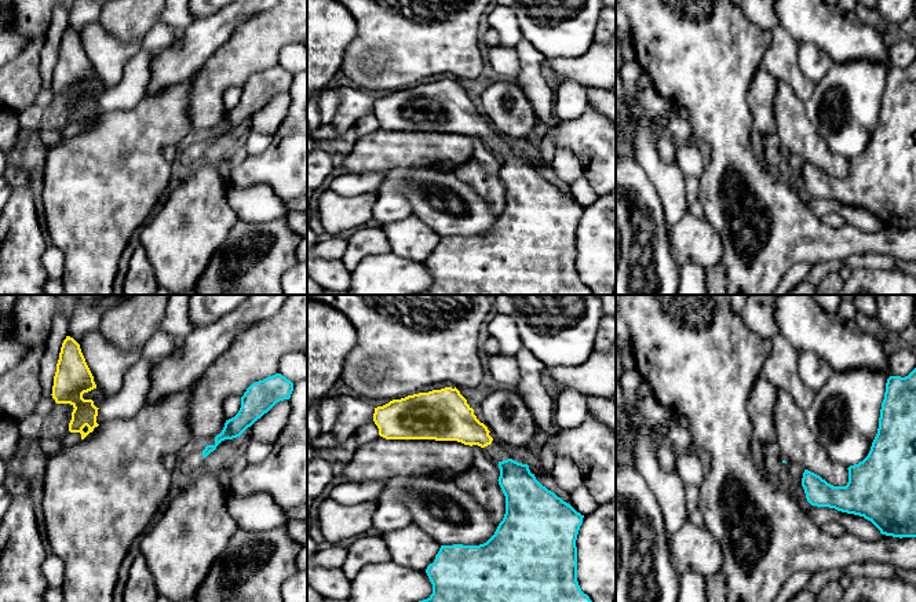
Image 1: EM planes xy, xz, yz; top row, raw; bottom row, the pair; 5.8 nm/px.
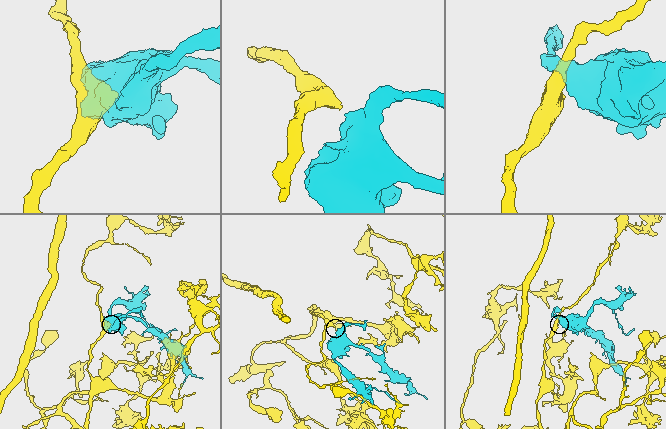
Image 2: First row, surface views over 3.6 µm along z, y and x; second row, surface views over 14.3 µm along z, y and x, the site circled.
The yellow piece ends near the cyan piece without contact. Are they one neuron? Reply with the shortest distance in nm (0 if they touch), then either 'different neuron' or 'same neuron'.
120 nm apart; same neuron

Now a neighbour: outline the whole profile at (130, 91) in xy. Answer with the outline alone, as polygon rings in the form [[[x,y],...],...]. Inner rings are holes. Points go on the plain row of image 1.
[[[164,23],[154,25],[143,37],[140,50],[124,68],[121,80],[106,88],[98,101],[96,114],[136,107],[147,95],[152,55],[174,43],[178,33]]]

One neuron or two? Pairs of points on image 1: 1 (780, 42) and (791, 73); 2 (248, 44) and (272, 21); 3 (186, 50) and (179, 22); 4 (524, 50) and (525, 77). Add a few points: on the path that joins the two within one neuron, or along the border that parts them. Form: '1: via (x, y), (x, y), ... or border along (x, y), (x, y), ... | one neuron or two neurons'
1: via (781, 50), (783, 65) | one neuron
2: via (254, 39), (266, 26) | one neuron
3: border along (196, 19), (178, 35) | two neurons
4: via (525, 57), (525, 70) | one neuron

